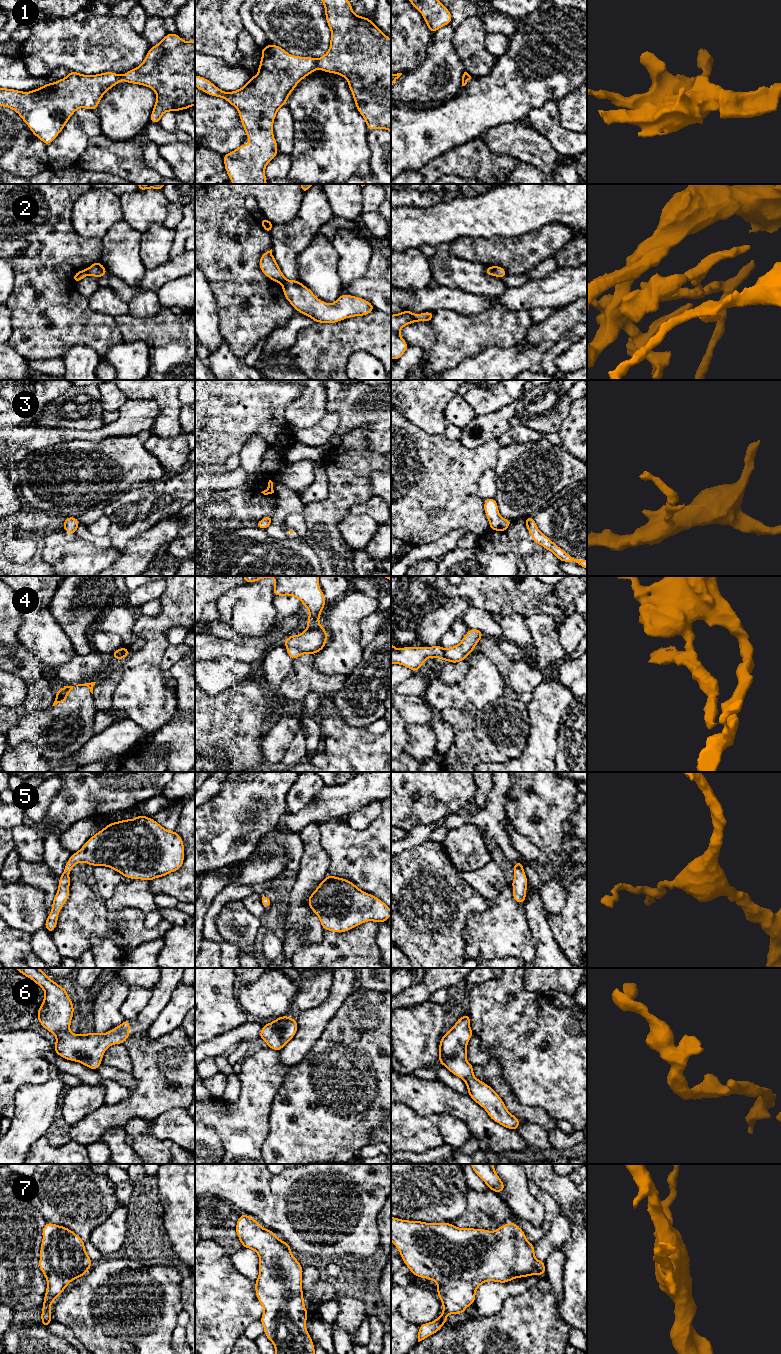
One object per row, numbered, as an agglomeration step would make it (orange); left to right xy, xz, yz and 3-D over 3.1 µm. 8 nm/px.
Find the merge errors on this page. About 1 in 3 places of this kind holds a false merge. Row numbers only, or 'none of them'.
1, 2, 4

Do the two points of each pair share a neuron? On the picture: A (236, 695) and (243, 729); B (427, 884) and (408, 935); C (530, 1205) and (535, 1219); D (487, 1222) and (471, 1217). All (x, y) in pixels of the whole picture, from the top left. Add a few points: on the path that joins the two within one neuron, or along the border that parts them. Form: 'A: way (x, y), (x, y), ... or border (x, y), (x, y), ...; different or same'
A: way (236, 703), (236, 721); same
B: way (427, 897), (427, 916), (421, 922); same
C: way (530, 1208), (535, 1216); same
D: way (483, 1218), (475, 1217); same

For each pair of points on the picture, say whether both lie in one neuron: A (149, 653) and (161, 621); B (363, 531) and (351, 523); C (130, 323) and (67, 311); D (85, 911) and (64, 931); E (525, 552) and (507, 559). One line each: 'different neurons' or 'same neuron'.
A: same neuron
B: same neuron
C: different neurons
D: same neuron
E: different neurons

